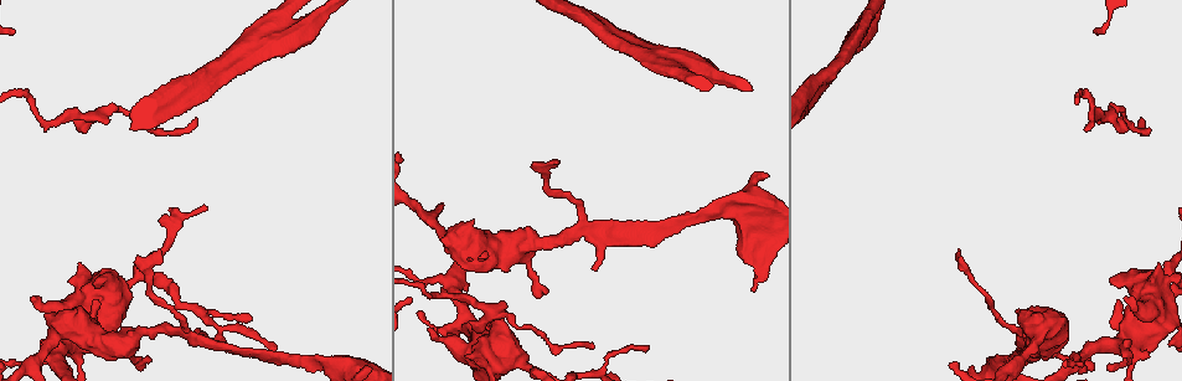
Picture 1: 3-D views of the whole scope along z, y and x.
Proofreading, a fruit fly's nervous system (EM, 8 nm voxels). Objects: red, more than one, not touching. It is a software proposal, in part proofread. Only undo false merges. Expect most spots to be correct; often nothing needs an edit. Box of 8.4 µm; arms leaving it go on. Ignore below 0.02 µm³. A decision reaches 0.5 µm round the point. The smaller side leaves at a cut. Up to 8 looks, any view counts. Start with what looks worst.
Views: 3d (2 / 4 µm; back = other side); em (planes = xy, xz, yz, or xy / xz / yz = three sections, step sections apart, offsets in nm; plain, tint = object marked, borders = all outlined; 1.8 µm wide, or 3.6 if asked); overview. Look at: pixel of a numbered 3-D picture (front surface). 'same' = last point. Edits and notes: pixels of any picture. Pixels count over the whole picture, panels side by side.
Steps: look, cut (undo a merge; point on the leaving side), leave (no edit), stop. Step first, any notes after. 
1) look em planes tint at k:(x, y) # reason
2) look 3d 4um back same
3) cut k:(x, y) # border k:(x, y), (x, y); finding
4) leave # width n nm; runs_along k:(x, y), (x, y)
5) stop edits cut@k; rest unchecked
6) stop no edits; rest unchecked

look em 3.6um planes tint at 1:(1044, 343) # sharp bend

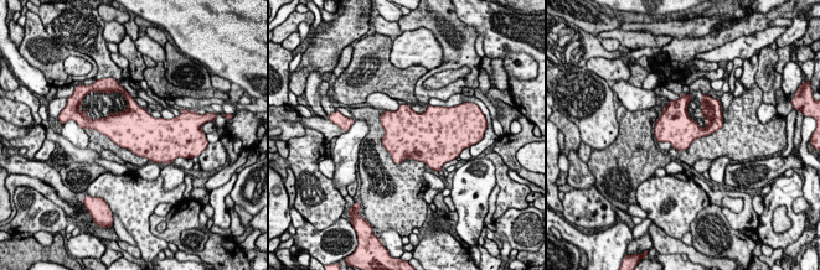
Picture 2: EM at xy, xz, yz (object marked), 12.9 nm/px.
leave # all the same neuron

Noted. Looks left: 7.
look 3d 4um at 1:(132, 283) # sudden change in width

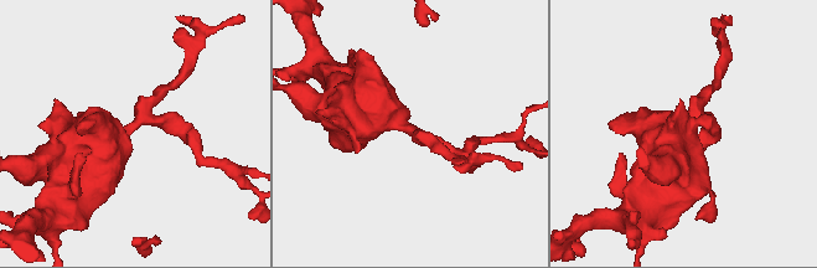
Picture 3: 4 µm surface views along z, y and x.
look em 3.6um xy step 8 tint at 3:(414, 128) # arms 3; arm_widths 170, 220, 750 nm

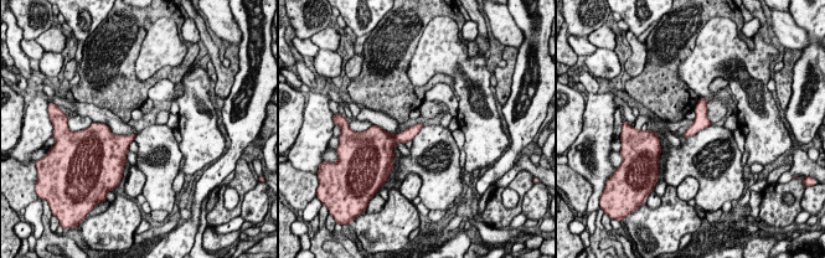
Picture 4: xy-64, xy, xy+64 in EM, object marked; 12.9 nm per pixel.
leave # width 70 nm; one neuron here

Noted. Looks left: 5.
look em 3.6um planes tint at 1:(451, 342) # thick turns thin

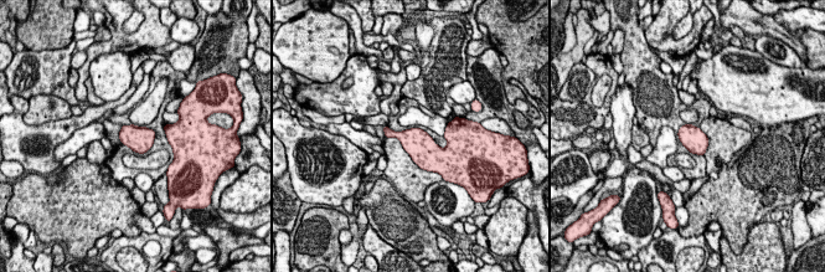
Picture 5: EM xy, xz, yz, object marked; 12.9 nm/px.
leave # all the same neuron

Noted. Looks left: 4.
stop no edits; rest unchecked

